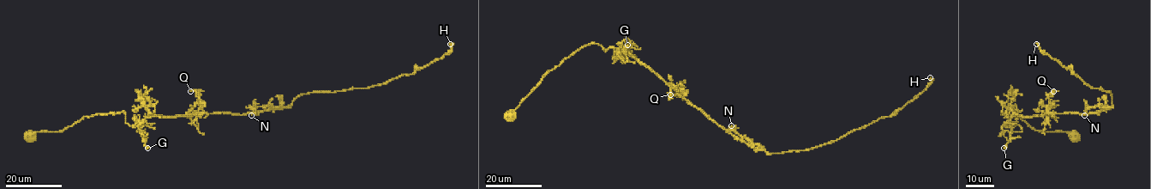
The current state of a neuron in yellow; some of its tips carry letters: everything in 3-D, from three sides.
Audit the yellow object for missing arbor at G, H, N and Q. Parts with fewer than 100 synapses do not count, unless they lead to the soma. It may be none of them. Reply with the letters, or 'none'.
none

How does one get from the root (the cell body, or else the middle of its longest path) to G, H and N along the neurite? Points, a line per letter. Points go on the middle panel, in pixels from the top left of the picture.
G: (510, 115), (545, 74), (582, 47), (598, 44), (606, 51), (615, 47), (622, 51), (627, 45)
H: (510, 115), (545, 74), (590, 44), (623, 50), (768, 153), (809, 149), (890, 117), (930, 77)
N: (510, 115), (550, 70), (582, 47), (598, 44), (637, 57), (718, 124), (758, 146), (731, 125)

